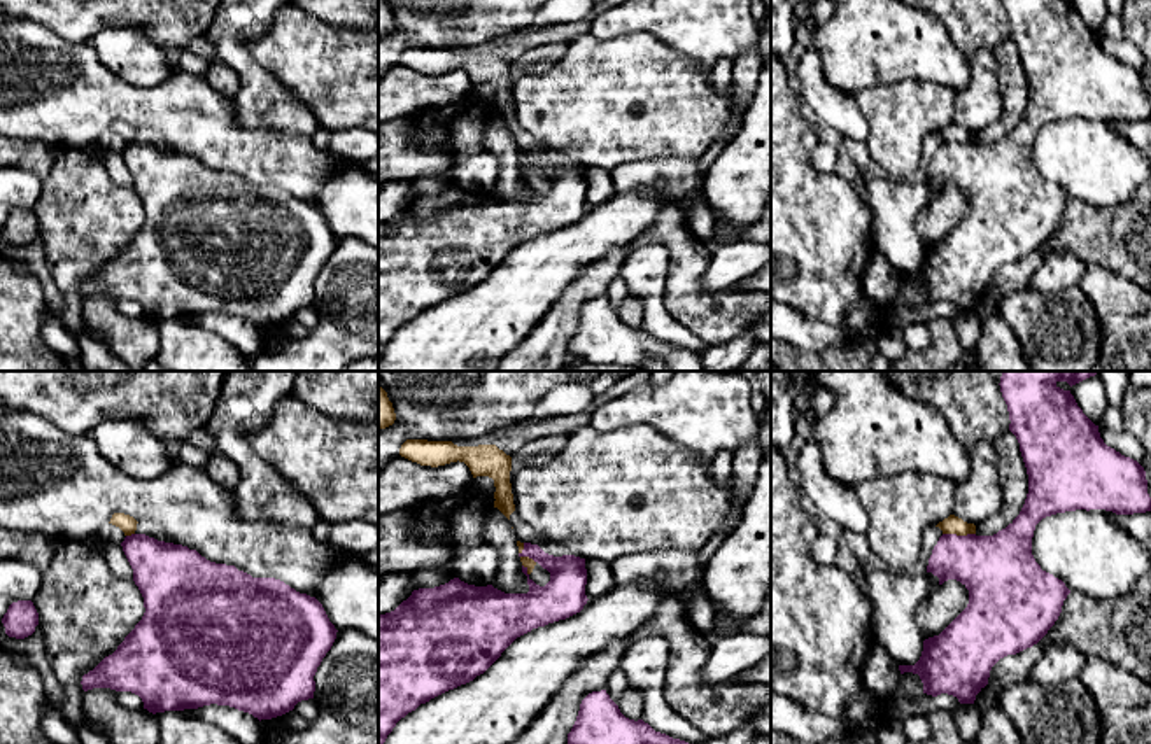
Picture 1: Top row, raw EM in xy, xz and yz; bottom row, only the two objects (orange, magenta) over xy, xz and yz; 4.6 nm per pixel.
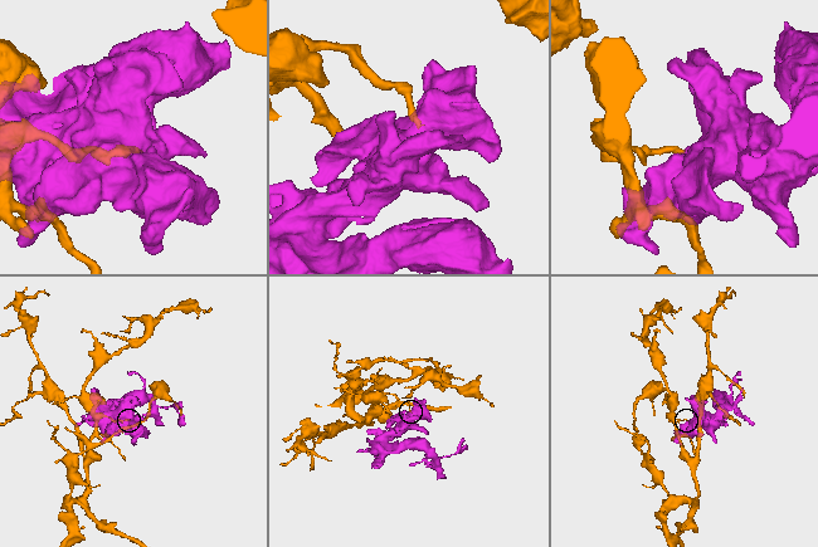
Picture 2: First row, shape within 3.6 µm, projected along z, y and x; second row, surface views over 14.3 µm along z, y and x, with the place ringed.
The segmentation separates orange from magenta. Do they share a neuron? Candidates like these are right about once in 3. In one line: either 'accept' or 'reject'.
reject

